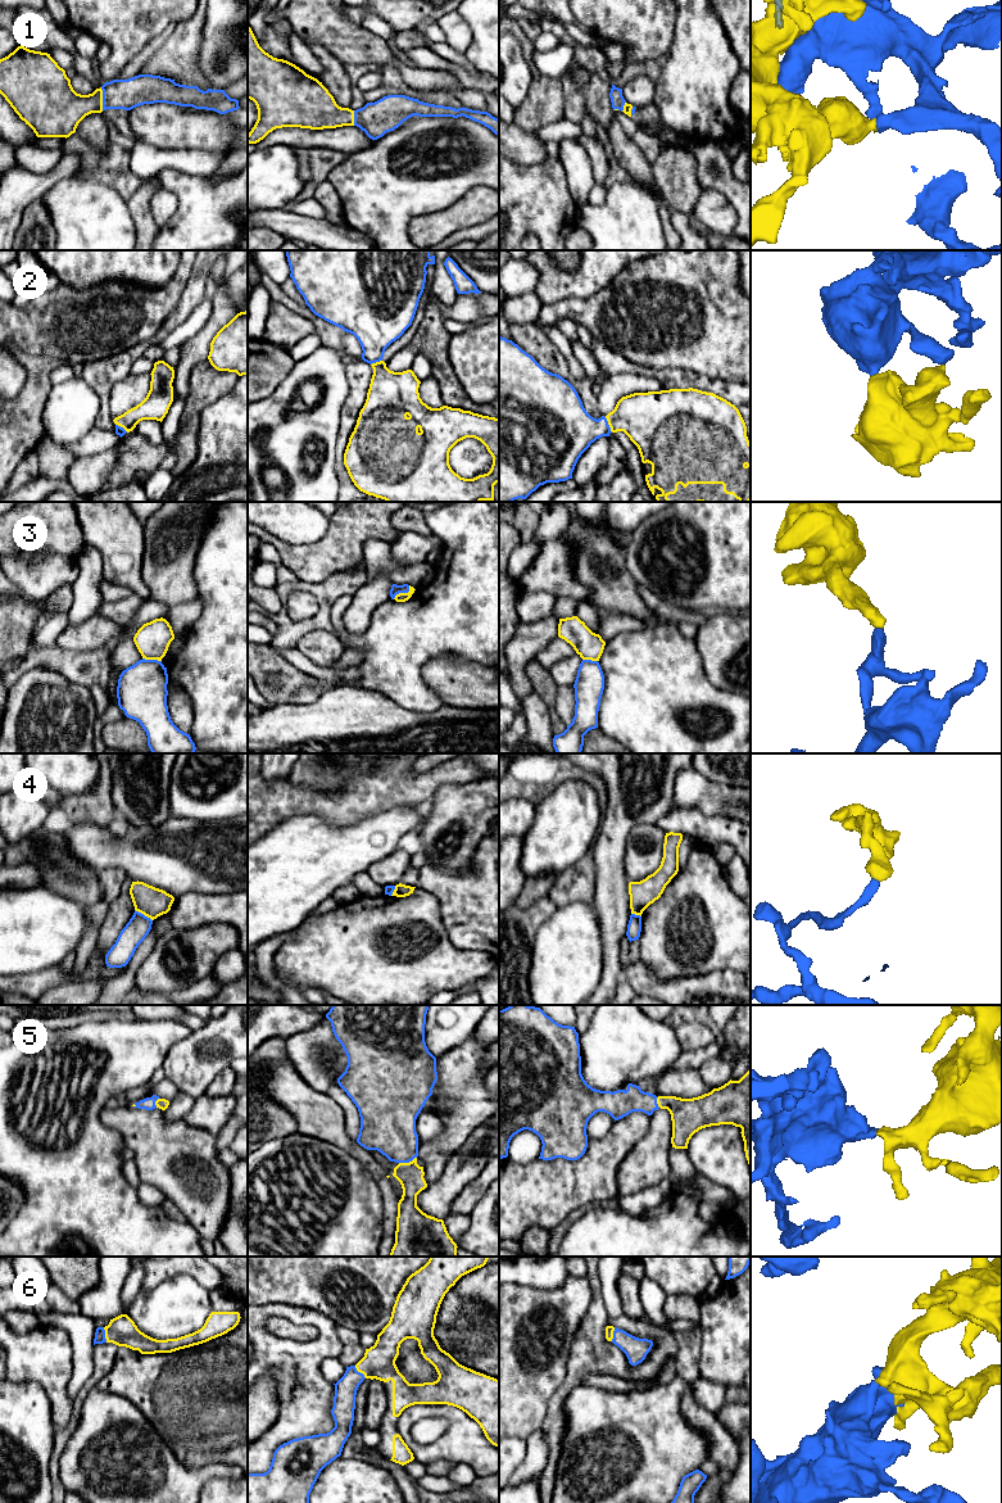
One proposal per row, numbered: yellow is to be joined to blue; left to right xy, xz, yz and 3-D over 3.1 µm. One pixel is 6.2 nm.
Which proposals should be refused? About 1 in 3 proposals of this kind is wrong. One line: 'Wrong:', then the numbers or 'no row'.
Wrong: 3, 4

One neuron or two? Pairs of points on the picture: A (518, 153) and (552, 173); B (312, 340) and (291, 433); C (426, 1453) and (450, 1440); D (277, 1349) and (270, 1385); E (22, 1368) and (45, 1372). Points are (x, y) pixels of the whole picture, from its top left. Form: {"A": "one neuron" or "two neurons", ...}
{"A": "two neurons", "B": "two neurons", "C": "one neuron", "D": "two neurons", "E": "one neuron"}

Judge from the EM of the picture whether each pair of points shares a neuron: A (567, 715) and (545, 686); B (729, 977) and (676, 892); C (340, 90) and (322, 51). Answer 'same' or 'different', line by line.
A: different
B: different
C: same

